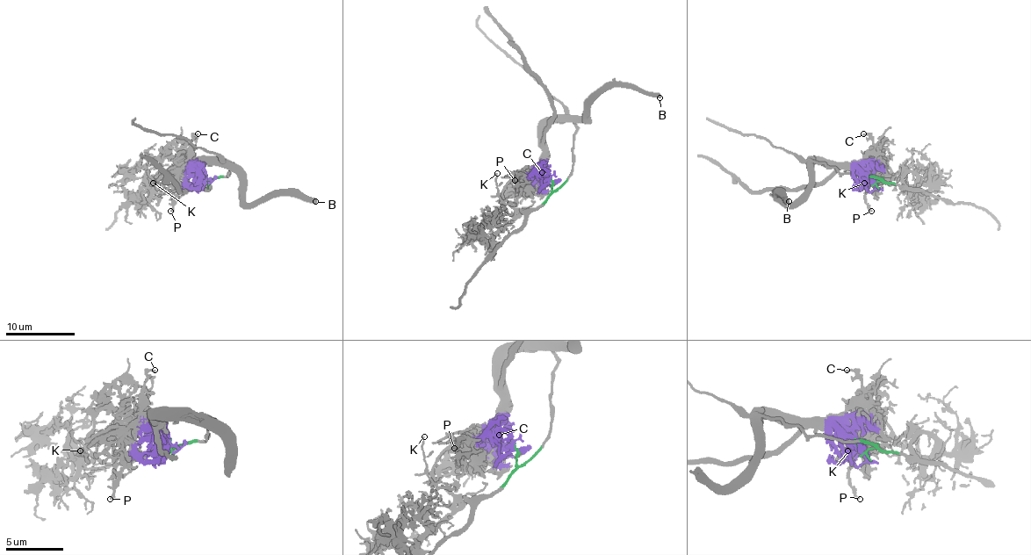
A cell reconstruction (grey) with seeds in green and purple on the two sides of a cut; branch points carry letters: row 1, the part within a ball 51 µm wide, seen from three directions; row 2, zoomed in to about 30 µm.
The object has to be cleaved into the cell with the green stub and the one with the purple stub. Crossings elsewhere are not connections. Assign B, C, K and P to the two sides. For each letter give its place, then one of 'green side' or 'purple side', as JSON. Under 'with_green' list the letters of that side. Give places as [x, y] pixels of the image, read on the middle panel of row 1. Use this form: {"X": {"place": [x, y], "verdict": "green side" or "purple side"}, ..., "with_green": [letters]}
{"B": {"place": [659, 97], "verdict": "purple side"}, "C": {"place": [542, 172], "verdict": "purple side"}, "K": {"place": [497, 173], "verdict": "green side"}, "P": {"place": [515, 180], "verdict": "purple side"}, "with_green": ["K"]}

